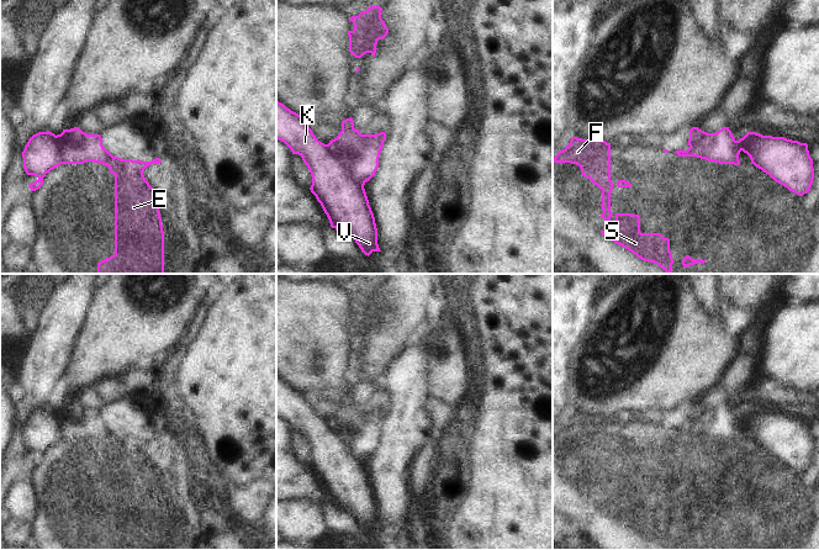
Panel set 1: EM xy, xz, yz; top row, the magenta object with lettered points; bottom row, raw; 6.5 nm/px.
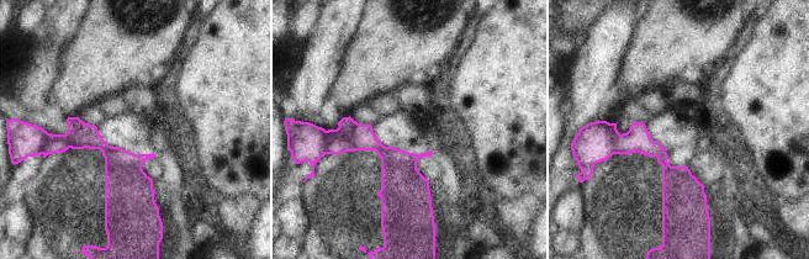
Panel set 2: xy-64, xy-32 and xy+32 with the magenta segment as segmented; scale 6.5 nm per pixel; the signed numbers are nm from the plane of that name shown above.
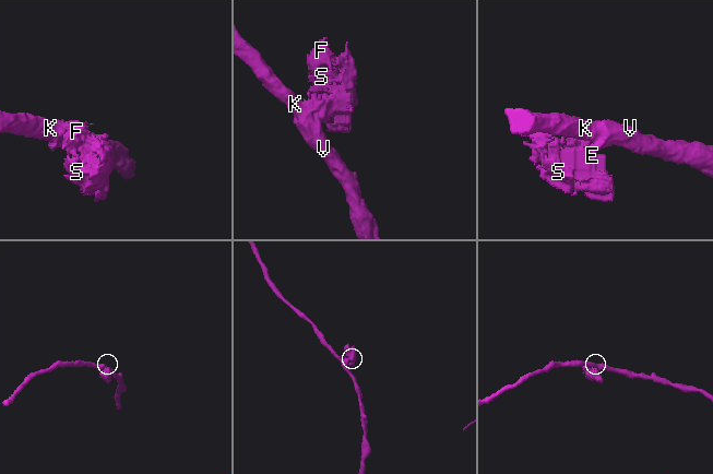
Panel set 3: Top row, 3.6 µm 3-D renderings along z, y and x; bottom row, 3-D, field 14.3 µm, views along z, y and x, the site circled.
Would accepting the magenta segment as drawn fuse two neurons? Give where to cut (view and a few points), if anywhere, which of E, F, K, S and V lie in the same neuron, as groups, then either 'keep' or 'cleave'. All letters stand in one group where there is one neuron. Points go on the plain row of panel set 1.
xy (56, 412), (63, 426), (67, 423), (85, 423), (89, 432) | E F S / K V | cleave

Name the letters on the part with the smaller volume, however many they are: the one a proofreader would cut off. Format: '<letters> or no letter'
E, F, S.

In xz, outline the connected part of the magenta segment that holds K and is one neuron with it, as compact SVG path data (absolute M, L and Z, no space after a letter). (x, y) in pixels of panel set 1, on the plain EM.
M278 376L276 416L284 418L292 430L298 430L307 441L312 453L310 466L321 480L331 503L349 511L368 533L372 528L381 528L377 520L375 493L364 465L364 460L375 451L379 435L363 433L338 437L331 424L316 414L312 406L302 397L302 392Z

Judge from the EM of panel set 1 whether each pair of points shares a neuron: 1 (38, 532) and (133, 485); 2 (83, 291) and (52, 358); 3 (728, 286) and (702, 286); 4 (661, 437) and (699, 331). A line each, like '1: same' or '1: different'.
1: same
2: same
3: different
4: different

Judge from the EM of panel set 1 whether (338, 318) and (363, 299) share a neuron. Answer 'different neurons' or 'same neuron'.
different neurons

